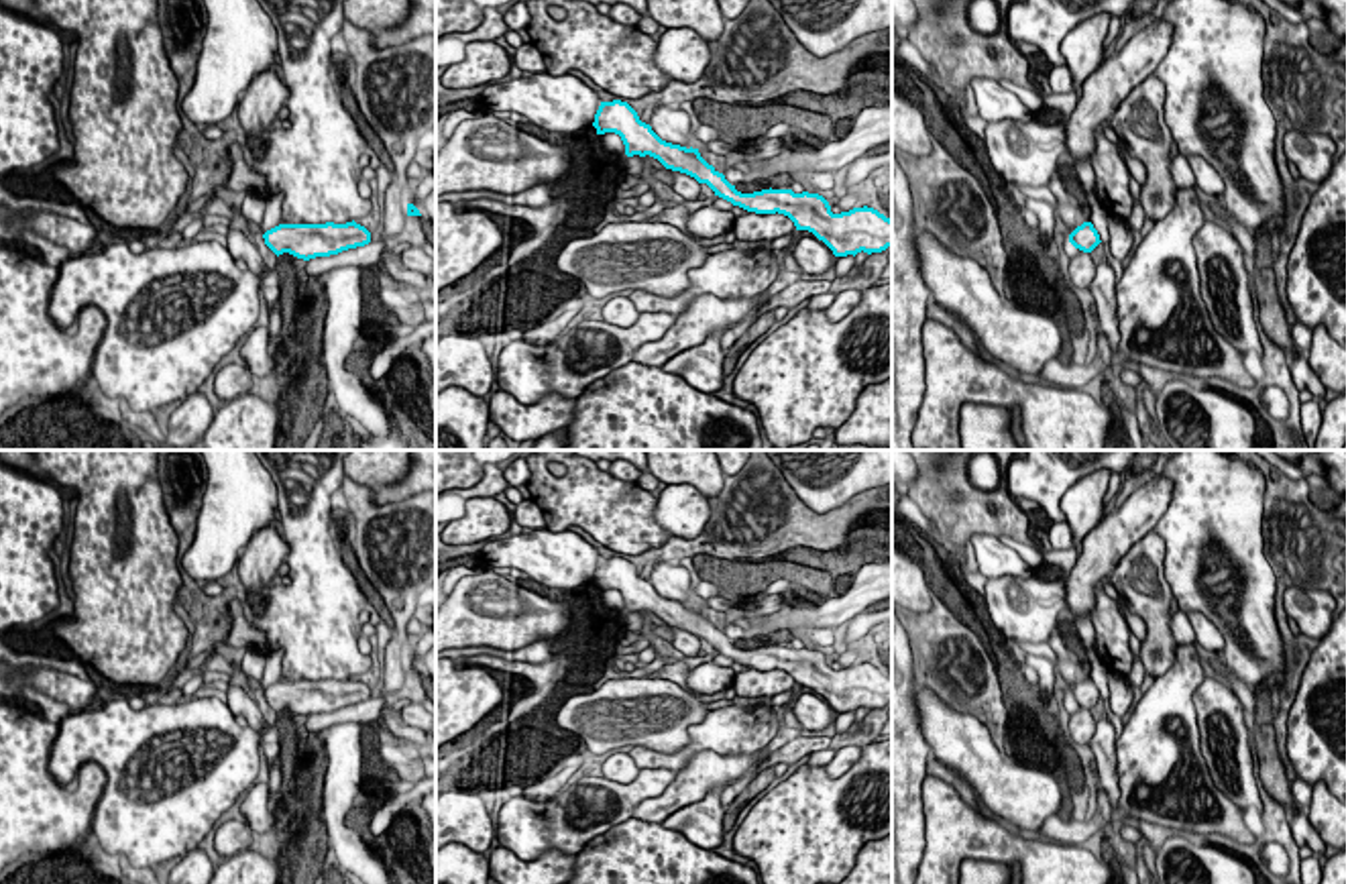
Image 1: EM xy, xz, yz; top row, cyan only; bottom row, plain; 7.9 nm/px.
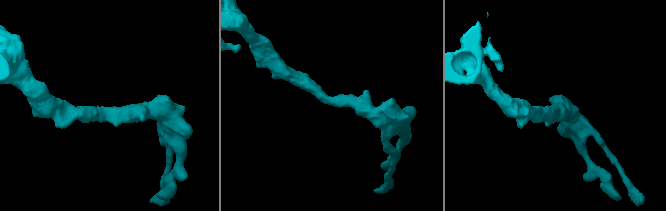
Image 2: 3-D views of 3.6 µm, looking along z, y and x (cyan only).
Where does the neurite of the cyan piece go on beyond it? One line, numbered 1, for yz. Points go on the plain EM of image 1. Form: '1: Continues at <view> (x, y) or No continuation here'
1: No continuation here

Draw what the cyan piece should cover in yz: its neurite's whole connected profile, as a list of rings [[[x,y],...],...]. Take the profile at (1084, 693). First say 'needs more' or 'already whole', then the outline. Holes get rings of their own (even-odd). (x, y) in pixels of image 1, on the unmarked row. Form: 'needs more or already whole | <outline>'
already whole | [[[1083,678],[1069,690],[1069,699],[1083,709],[1091,709],[1102,697],[1093,680]]]

